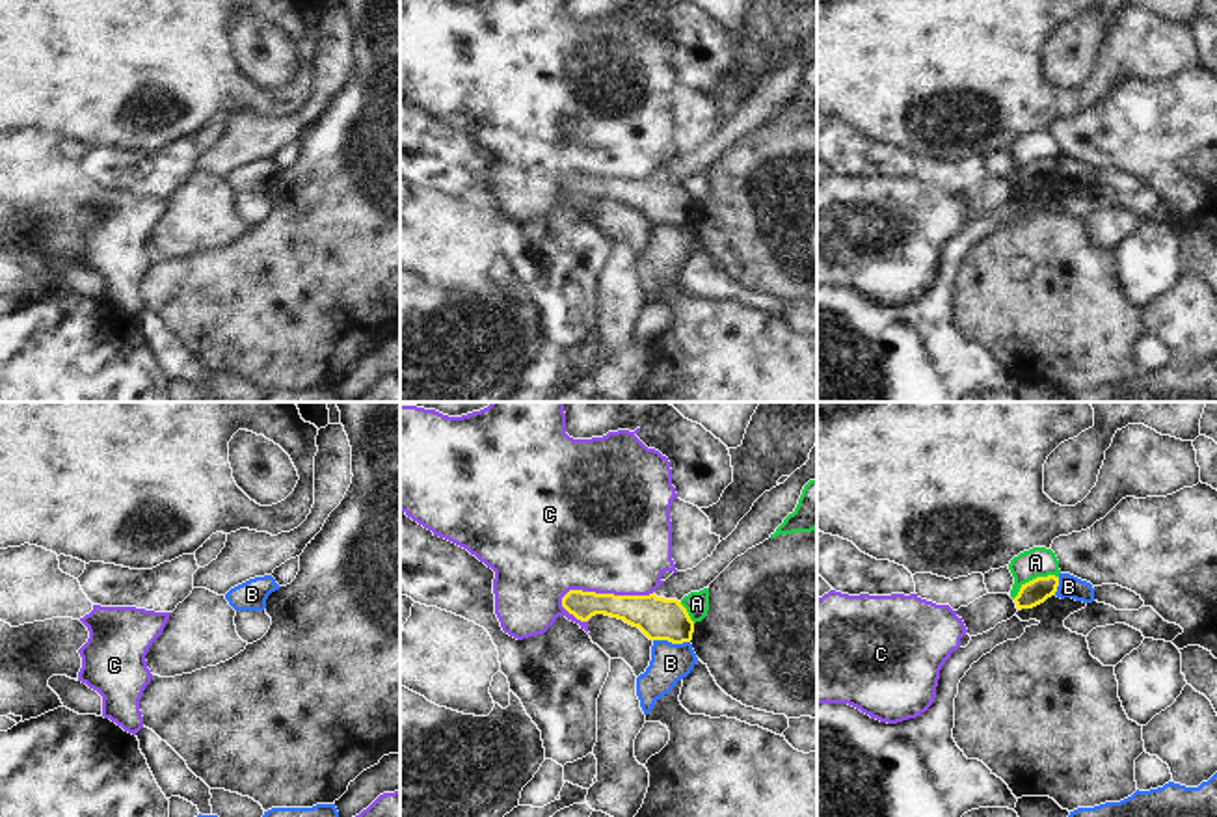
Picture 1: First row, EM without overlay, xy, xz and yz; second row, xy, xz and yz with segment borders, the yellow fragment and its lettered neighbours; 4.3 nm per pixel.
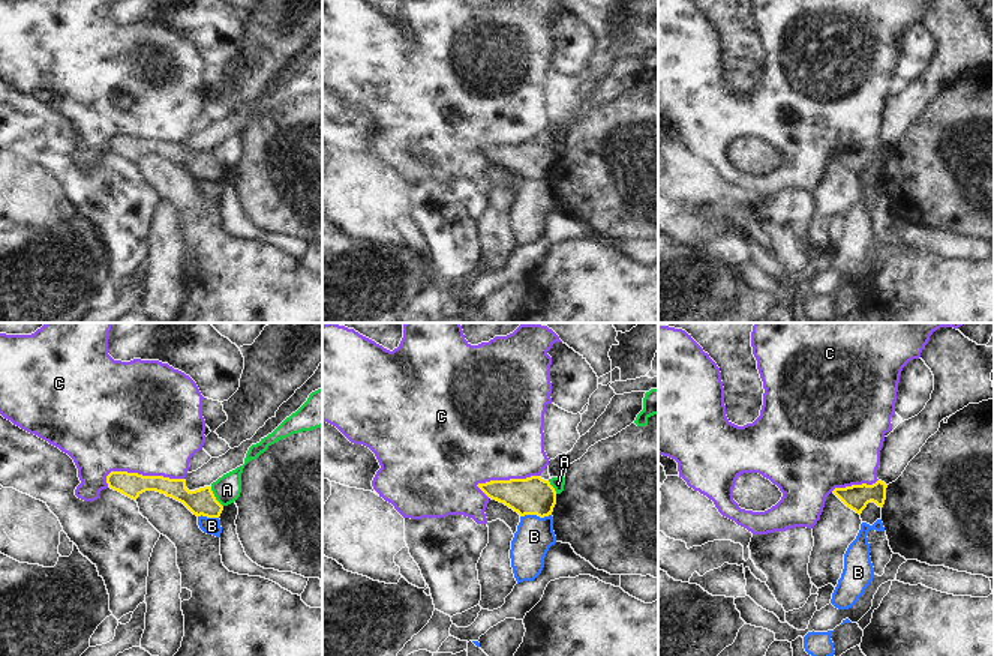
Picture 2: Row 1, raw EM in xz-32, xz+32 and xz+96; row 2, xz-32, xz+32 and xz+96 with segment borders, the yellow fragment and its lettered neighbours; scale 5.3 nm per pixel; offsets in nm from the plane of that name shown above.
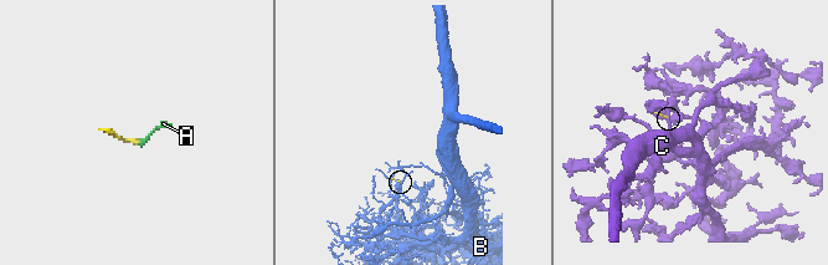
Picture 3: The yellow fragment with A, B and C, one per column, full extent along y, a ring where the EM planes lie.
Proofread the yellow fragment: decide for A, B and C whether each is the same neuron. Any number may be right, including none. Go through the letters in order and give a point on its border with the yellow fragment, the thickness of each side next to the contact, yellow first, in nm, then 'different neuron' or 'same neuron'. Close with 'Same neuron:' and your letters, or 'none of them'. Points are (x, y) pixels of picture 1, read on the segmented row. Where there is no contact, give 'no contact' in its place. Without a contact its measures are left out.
A: yz (1033, 579) | 110/130 nm | different neuron
B: xz (672, 642) | 180/160 nm | different neuron
C: xz (603, 594) | 180/500 nm | different neuron
Same neuron: none of them

